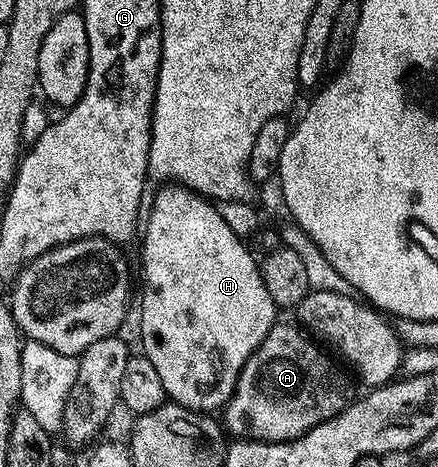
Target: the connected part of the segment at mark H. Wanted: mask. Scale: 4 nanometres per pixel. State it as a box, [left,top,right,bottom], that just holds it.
[139,183,277,414]

